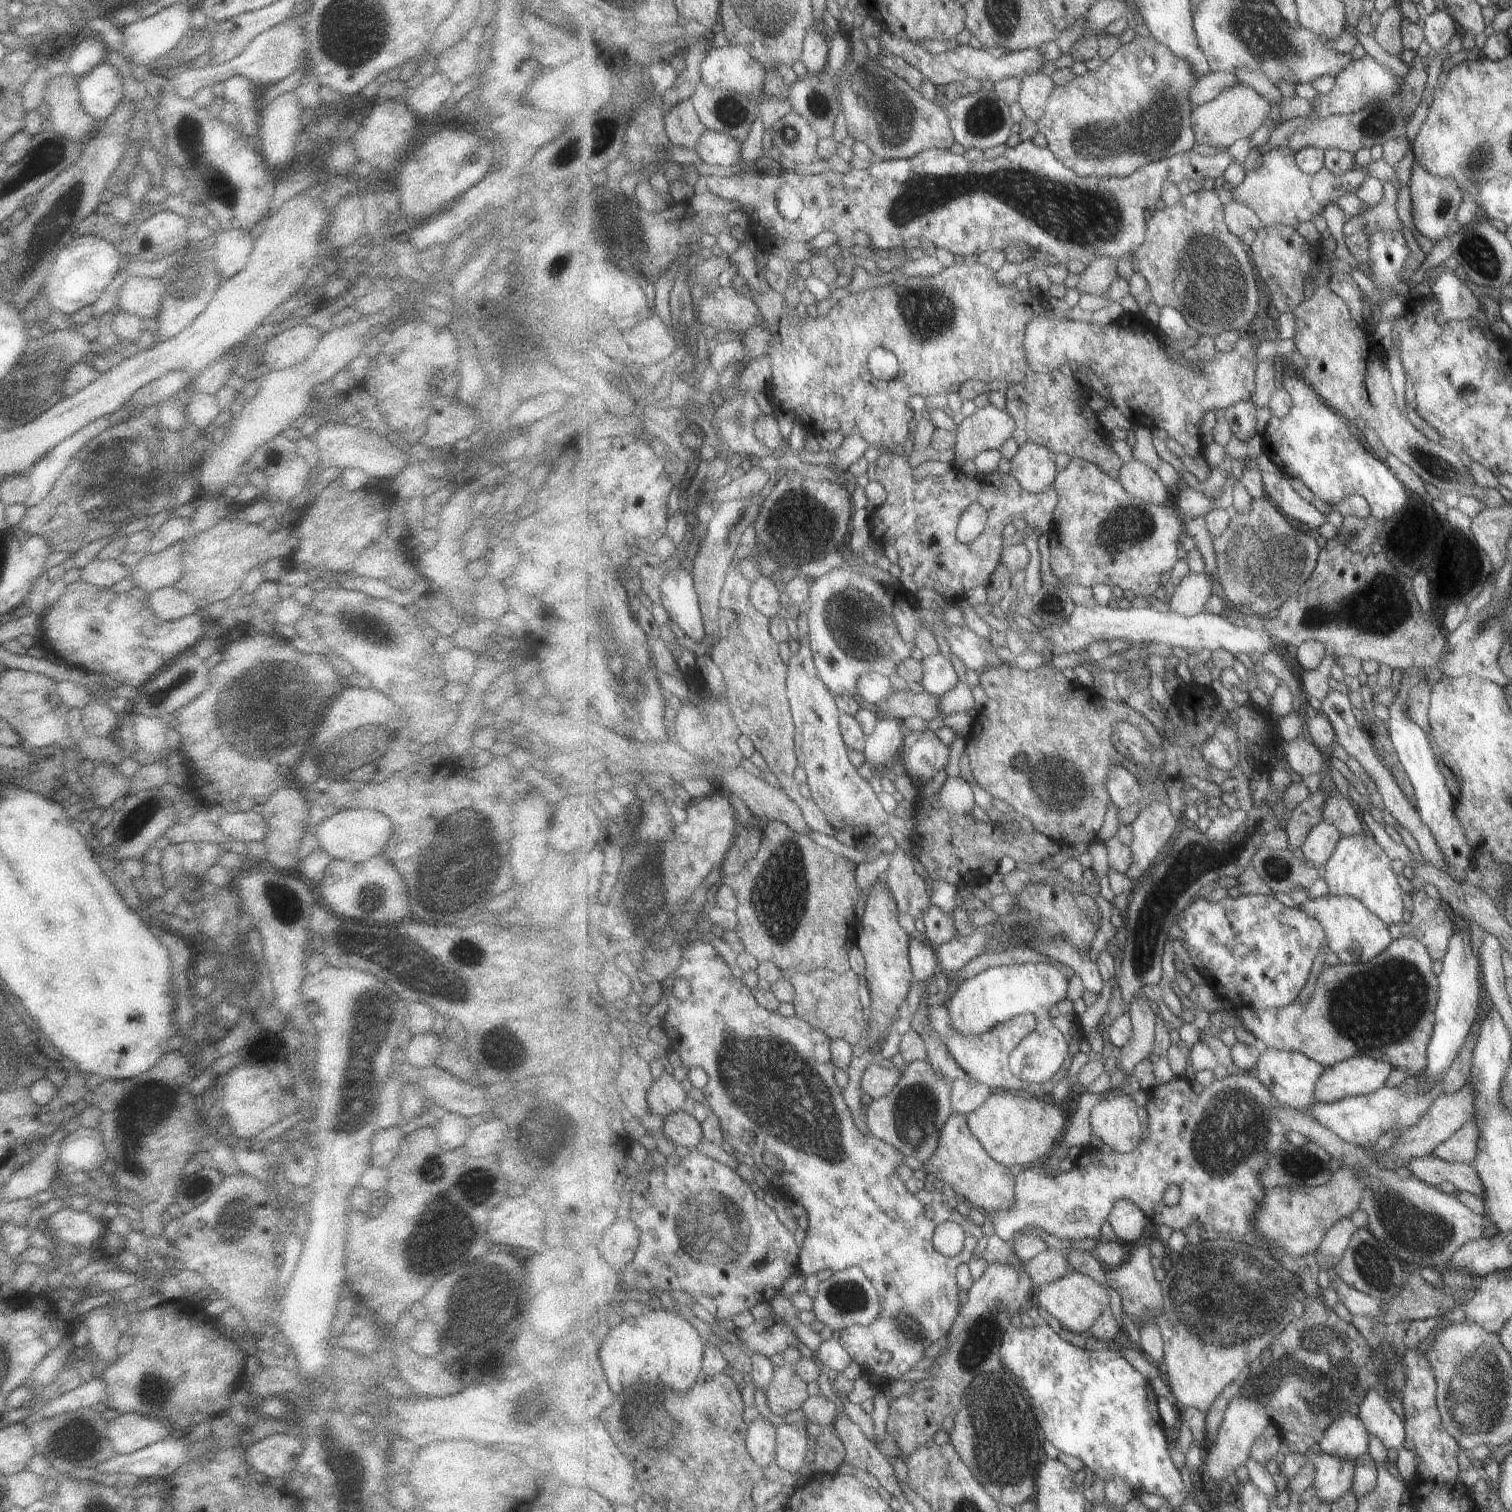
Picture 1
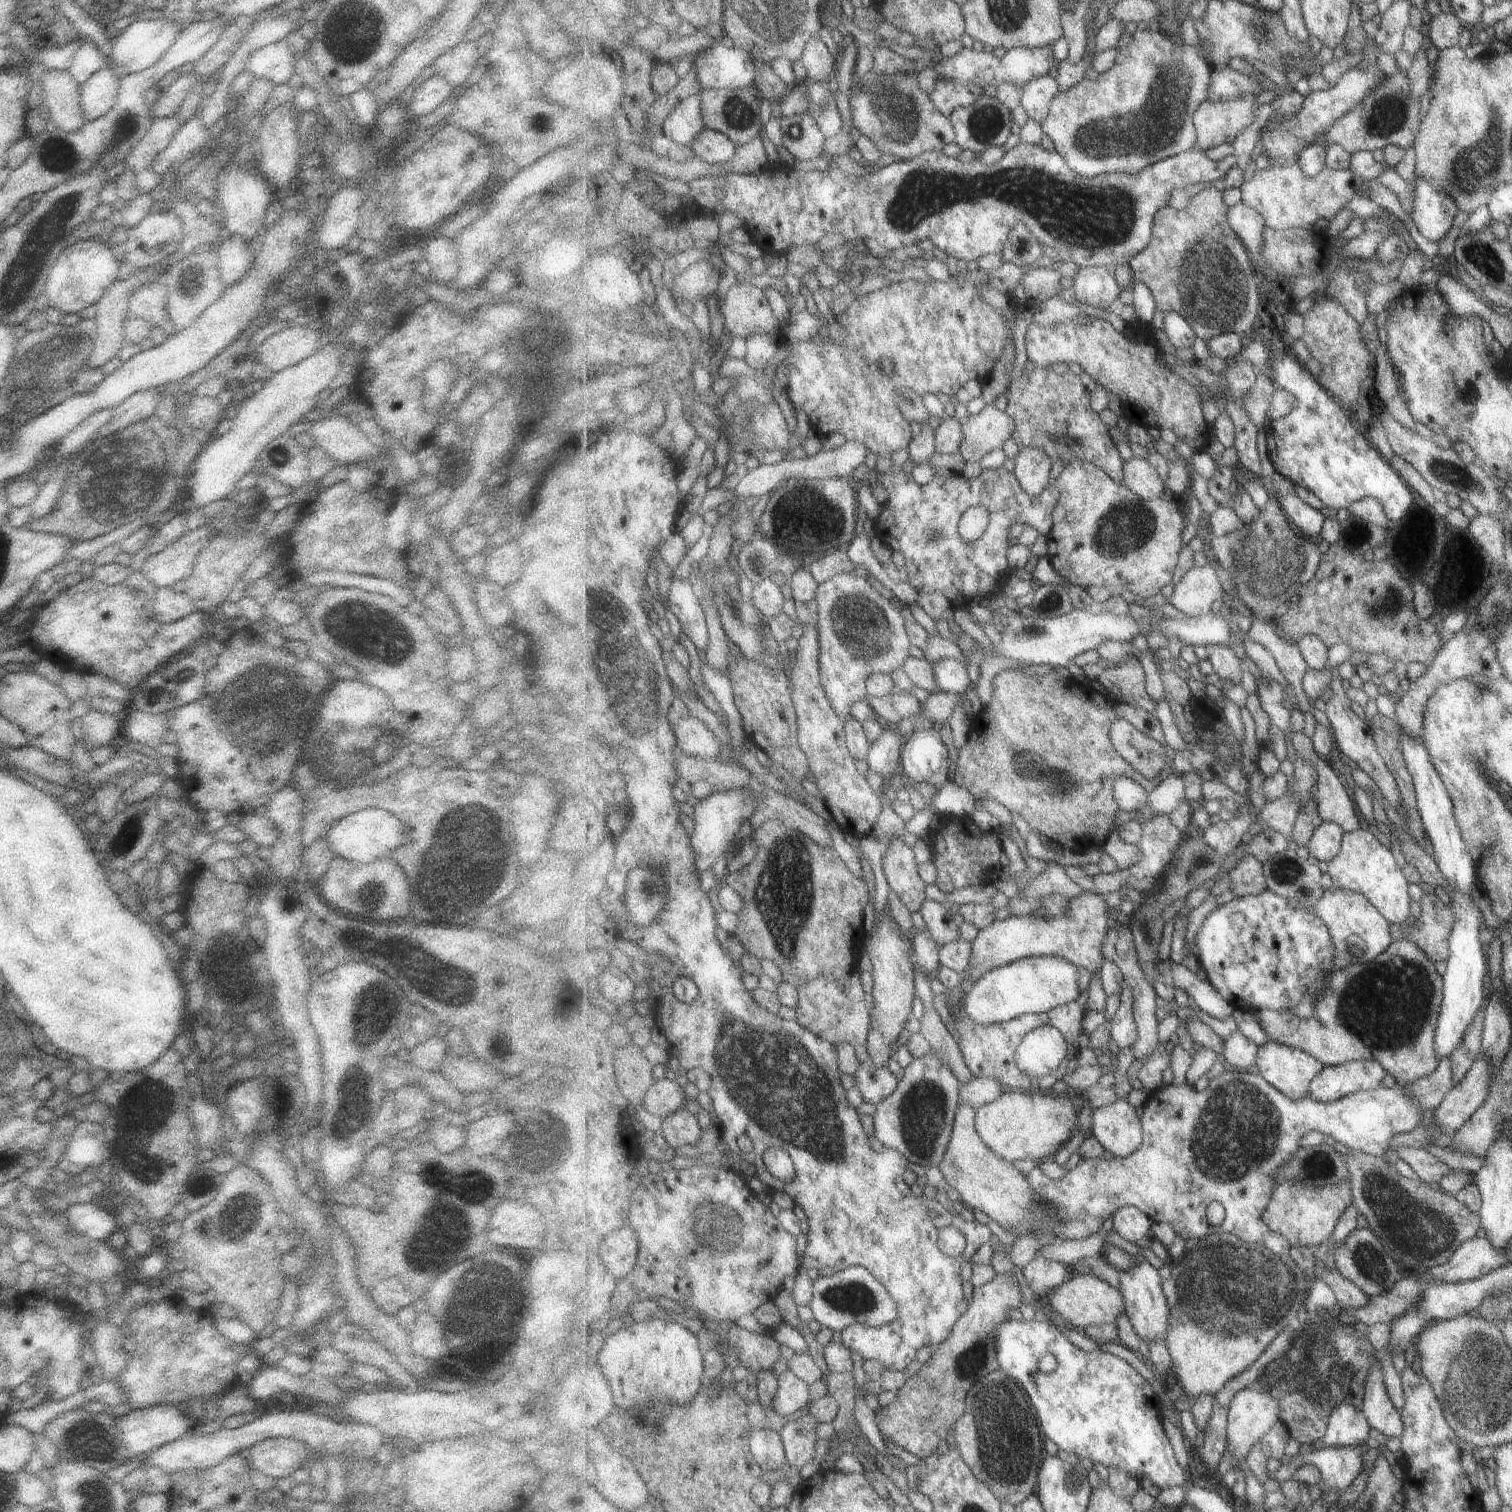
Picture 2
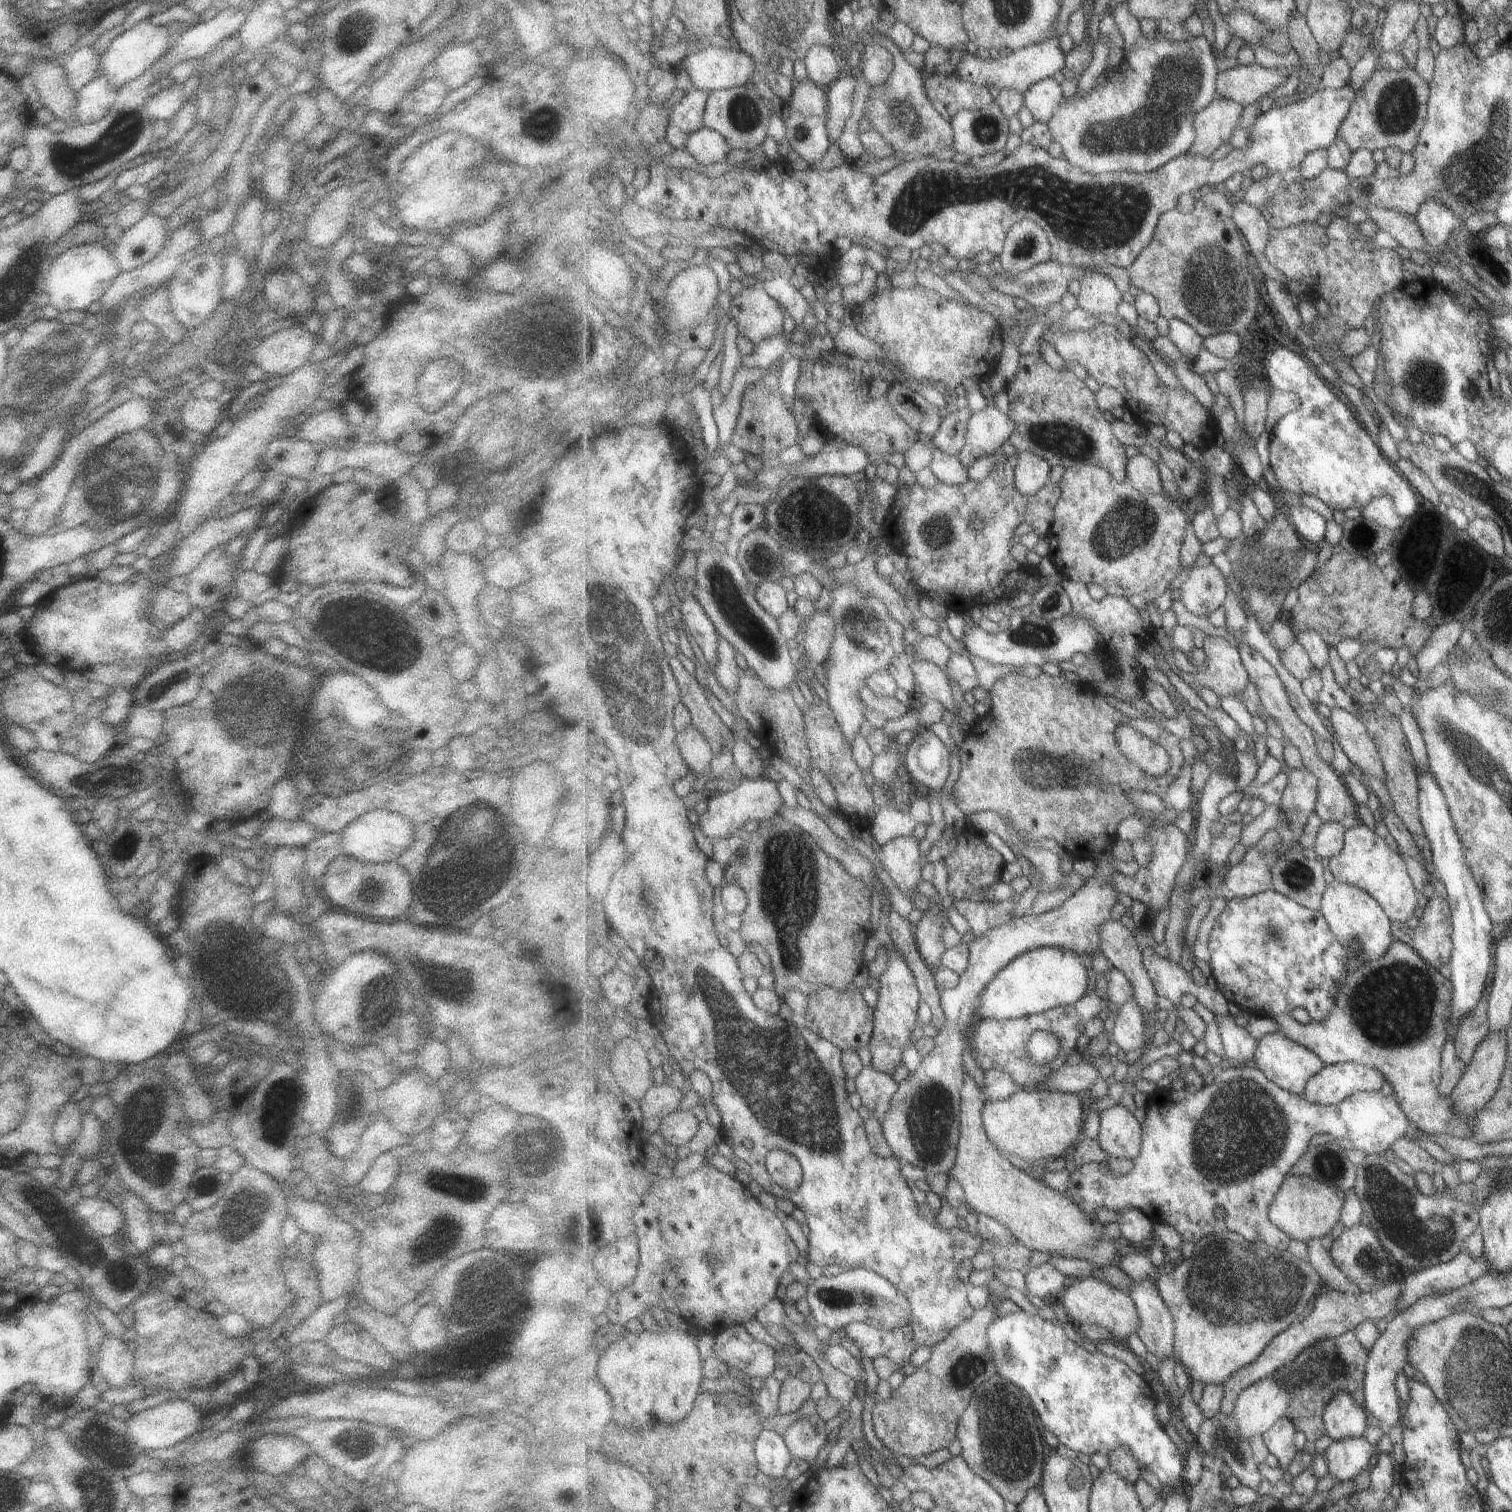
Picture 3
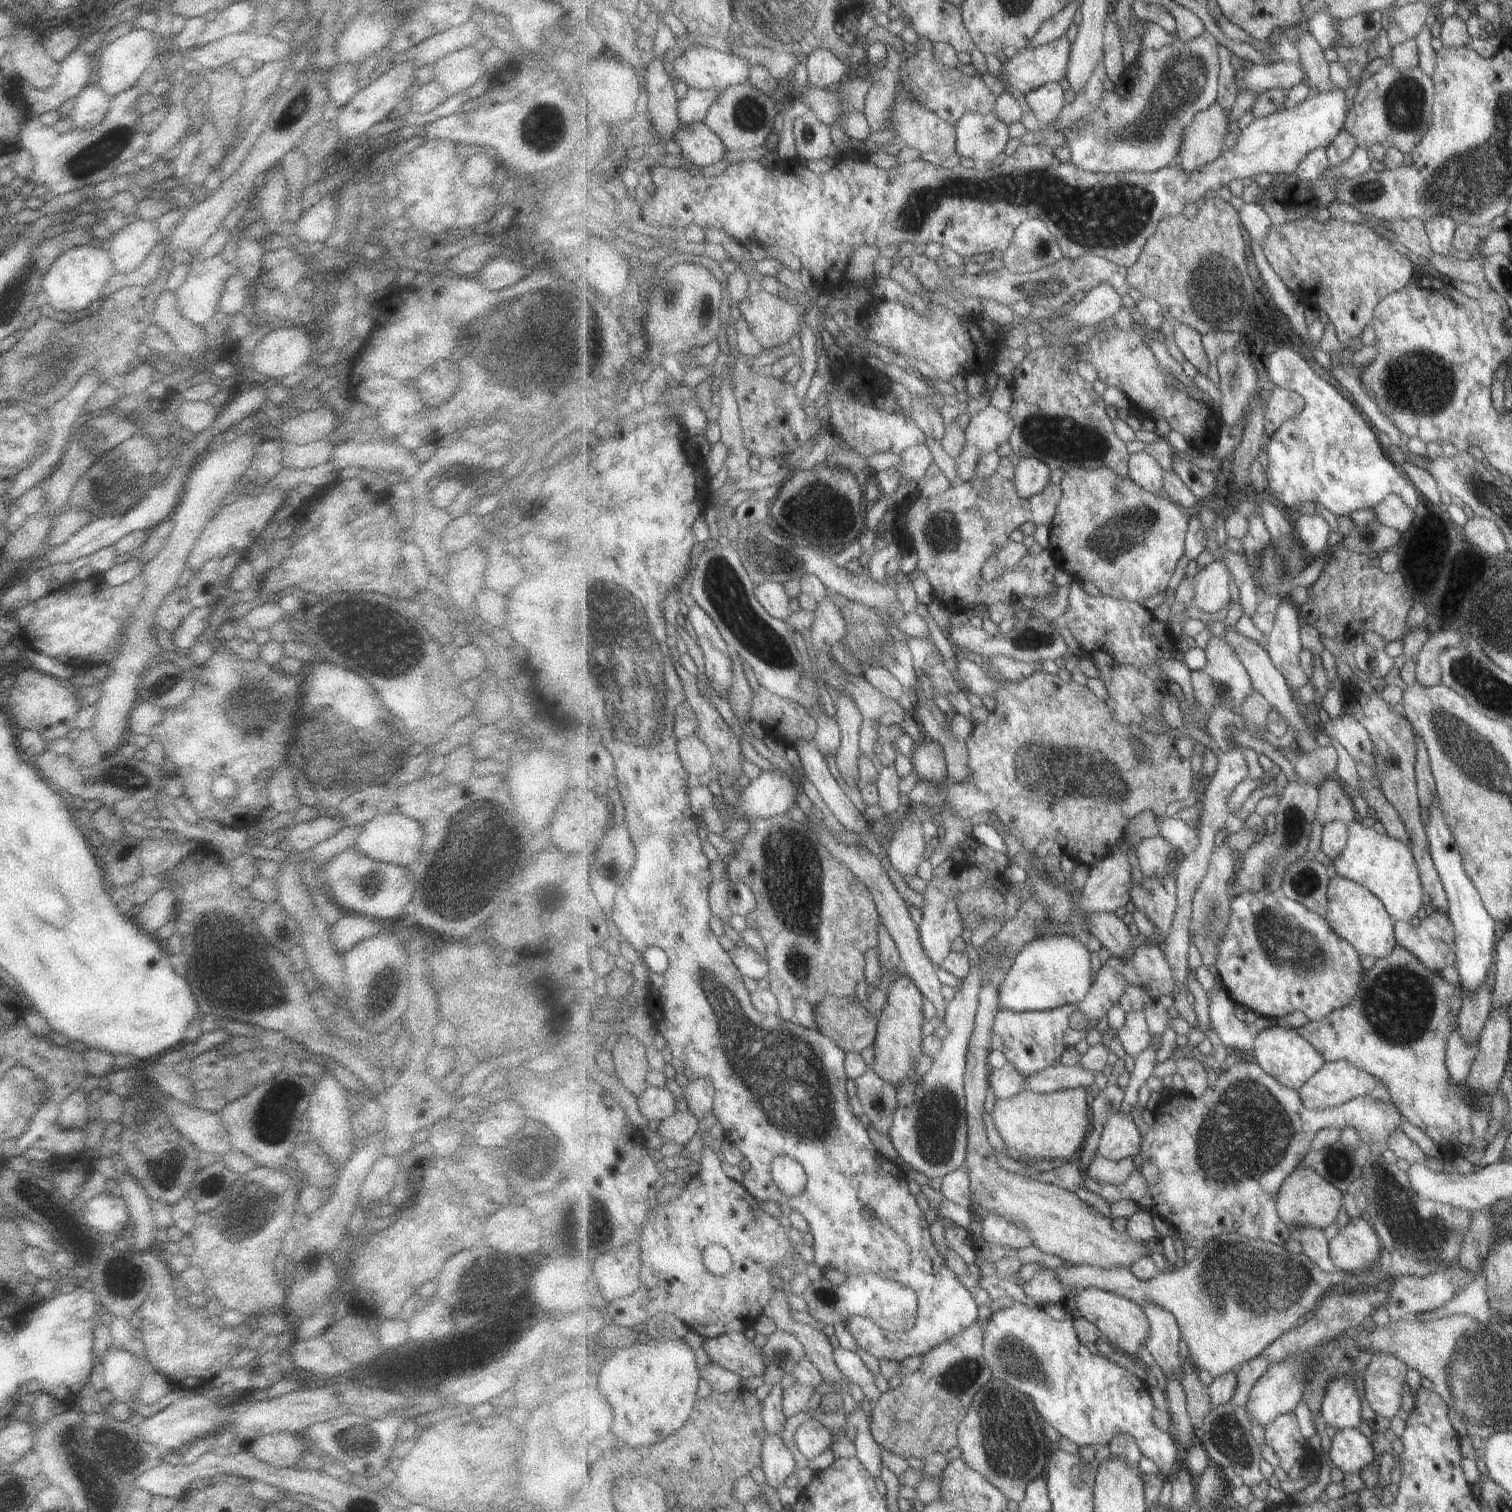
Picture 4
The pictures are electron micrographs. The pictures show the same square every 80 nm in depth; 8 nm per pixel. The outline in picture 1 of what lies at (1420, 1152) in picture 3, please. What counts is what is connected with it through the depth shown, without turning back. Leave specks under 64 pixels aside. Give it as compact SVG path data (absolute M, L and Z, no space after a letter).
M1429 1155L1413 1160L1408 1169L1426 1184L1439 1187L1447 1182L1457 1188L1457 1193L1468 1192L1483 1200L1481 1178L1471 1163L1443 1162Z

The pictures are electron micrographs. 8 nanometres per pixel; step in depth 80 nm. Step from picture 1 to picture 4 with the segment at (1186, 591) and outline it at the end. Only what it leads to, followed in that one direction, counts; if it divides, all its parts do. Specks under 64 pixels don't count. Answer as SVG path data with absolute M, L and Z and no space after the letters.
M1217 560L1198 570L1194 576L1194 595L1188 607L1208 613L1224 612L1231 605L1232 572L1224 560Z

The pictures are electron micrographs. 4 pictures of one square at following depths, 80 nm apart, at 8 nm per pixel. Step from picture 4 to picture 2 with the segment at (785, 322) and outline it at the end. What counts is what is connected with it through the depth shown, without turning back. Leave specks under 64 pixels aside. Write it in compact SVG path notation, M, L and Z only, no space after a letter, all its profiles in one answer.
M737 281L718 298L717 309L724 328L735 337L745 339L749 334L781 335L783 330L765 292L743 281Z

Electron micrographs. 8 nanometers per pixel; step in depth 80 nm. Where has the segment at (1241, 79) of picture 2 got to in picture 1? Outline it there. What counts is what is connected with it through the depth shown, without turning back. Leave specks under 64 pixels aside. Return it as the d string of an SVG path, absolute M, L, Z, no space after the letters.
M1209 72L1209 75L1197 80L1193 88L1189 88L1189 100L1192 101L1193 110L1214 100L1223 90L1229 90L1237 82L1239 80L1234 72Z

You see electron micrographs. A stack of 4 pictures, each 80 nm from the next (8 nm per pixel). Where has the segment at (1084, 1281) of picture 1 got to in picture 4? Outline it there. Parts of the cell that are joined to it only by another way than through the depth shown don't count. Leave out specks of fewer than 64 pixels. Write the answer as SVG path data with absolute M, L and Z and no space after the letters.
M1087 1287L1078 1295L1075 1294L1075 1301L1081 1317L1096 1324L1113 1346L1125 1355L1129 1354L1131 1357L1138 1358L1137 1354L1141 1346L1148 1342L1149 1335L1152 1334L1150 1320L1141 1303L1095 1287Z

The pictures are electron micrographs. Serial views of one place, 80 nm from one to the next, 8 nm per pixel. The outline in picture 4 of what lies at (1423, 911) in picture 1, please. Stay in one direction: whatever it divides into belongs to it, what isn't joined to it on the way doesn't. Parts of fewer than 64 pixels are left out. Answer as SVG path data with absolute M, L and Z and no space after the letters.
M1434 909L1417 926L1411 926L1410 921L1398 920L1396 937L1399 946L1412 952L1433 972L1440 973L1456 963L1454 924L1447 913Z

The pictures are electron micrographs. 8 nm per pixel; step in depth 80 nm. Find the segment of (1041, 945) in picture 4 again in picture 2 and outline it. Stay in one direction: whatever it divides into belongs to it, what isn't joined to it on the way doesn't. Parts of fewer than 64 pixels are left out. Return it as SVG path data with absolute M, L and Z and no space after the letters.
M1031 956L995 968L975 982L975 986L965 994L961 1012L981 1026L1003 1023L1026 1013L1045 1013L1077 1000L1079 988L1079 968L1077 965L1054 956Z

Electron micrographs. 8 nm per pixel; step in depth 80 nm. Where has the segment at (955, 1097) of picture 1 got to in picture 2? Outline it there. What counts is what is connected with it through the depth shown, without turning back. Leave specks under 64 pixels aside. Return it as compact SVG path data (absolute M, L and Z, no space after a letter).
M974 1077L971 1081L961 1084L959 1100L960 1104L969 1104L975 1110L978 1110L981 1106L992 1102L997 1096L1001 1096L1006 1091L997 1080Z

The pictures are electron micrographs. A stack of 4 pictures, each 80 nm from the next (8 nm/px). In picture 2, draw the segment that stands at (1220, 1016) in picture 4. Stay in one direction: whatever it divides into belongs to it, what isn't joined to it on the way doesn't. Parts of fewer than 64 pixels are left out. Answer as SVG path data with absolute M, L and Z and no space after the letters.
M1239 1031L1229 1035L1225 1042L1225 1065L1240 1071L1254 1070L1260 1046L1245 1038Z

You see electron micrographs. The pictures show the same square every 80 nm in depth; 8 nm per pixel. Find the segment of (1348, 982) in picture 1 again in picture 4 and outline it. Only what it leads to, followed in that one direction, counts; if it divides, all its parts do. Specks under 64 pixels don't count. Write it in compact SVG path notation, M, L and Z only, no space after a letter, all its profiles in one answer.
M1399 944L1391 955L1378 959L1370 970L1364 971L1366 976L1360 985L1360 992L1347 1007L1333 1011L1324 1019L1310 1020L1296 1029L1322 1052L1326 1062L1348 1060L1375 1075L1406 1120L1431 1137L1445 1156L1465 1156L1479 1162L1486 1147L1483 1136L1491 1120L1491 1097L1483 1093L1473 1096L1465 1085L1452 1083L1448 1071L1448 1040L1458 1030L1463 1006L1461 984L1447 982L1440 973L1427 968L1417 956Z

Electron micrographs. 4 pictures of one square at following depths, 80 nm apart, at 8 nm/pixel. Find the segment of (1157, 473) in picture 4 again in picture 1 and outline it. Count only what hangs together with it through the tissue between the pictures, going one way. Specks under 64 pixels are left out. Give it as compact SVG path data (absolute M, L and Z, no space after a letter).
M1135 459L1124 464L1119 482L1130 496L1147 504L1164 504L1169 494L1175 494L1163 484L1155 469Z

